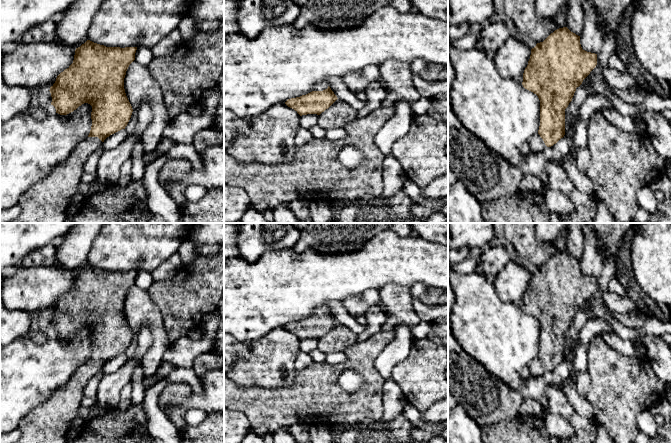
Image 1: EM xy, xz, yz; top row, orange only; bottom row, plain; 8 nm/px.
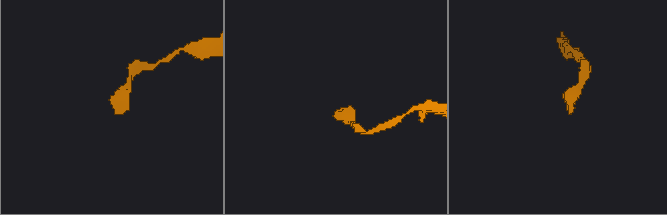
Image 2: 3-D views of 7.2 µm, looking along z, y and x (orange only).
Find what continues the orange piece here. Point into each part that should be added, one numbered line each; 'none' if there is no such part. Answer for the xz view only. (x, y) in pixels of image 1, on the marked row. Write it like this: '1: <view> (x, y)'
1: xz (322, 85)

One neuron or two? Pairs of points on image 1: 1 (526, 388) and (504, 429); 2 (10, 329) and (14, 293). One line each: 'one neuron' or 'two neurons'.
1: two neurons
2: two neurons

